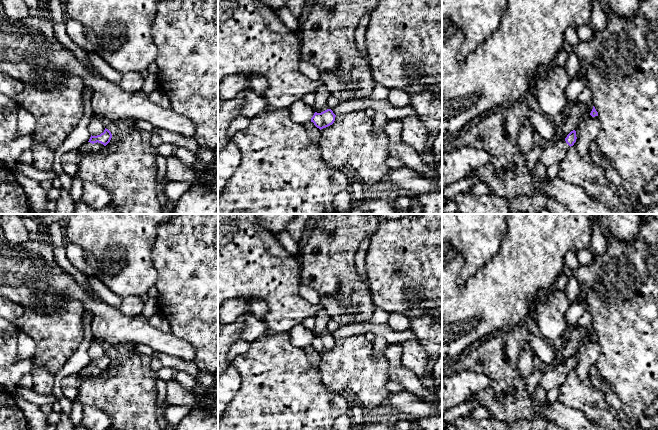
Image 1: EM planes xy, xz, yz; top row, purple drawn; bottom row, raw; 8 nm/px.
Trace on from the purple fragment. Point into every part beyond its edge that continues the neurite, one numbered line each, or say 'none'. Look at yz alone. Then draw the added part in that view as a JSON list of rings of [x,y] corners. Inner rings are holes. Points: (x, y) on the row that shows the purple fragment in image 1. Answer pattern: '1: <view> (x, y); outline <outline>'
1: yz (553, 154); outline [[[560,139],[556,144],[551,144],[543,149],[538,162],[545,168],[553,164],[559,164],[564,159],[569,147],[564,139]]]

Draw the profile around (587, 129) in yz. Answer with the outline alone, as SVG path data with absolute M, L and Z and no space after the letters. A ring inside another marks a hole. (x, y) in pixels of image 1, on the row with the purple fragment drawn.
M593 106L588 107L587 111L579 118L575 127L577 139L573 146L578 154L583 157L589 156L592 151L592 142L601 131L599 116L592 117L590 115L592 109Z

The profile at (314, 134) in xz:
M308 121L304 124L308 138L312 143L318 144L321 138L321 130L313 122Z

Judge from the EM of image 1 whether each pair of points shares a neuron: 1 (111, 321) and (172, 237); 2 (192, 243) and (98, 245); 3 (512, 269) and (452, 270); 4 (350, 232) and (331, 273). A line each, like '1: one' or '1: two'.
1: two
2: two
3: one
4: one

